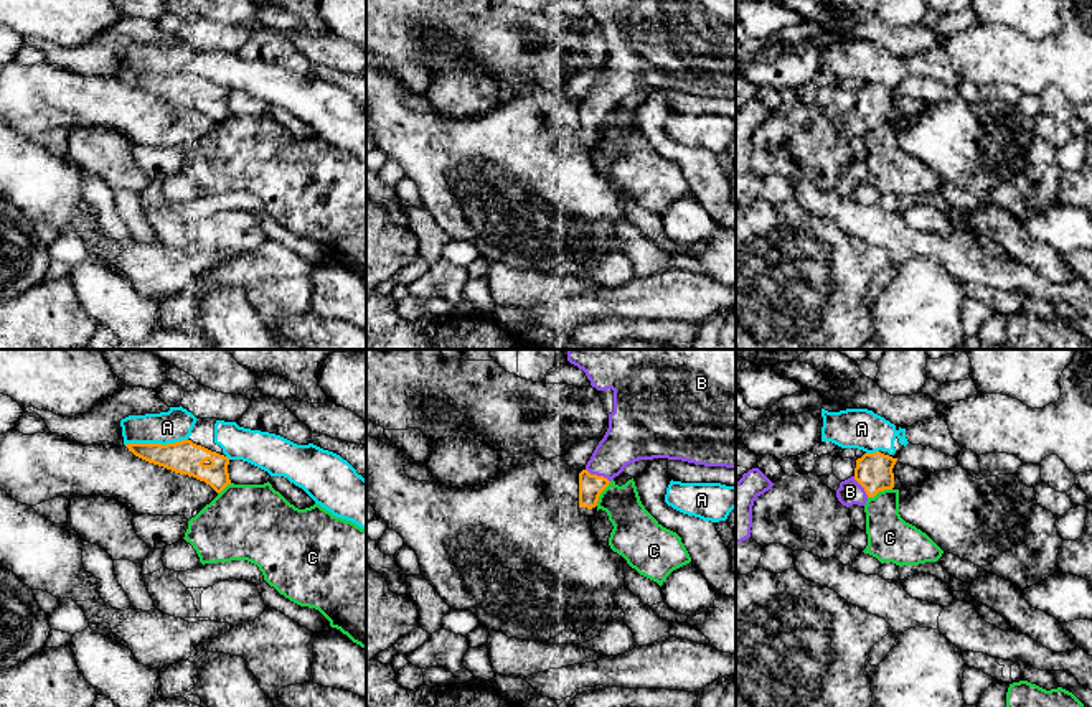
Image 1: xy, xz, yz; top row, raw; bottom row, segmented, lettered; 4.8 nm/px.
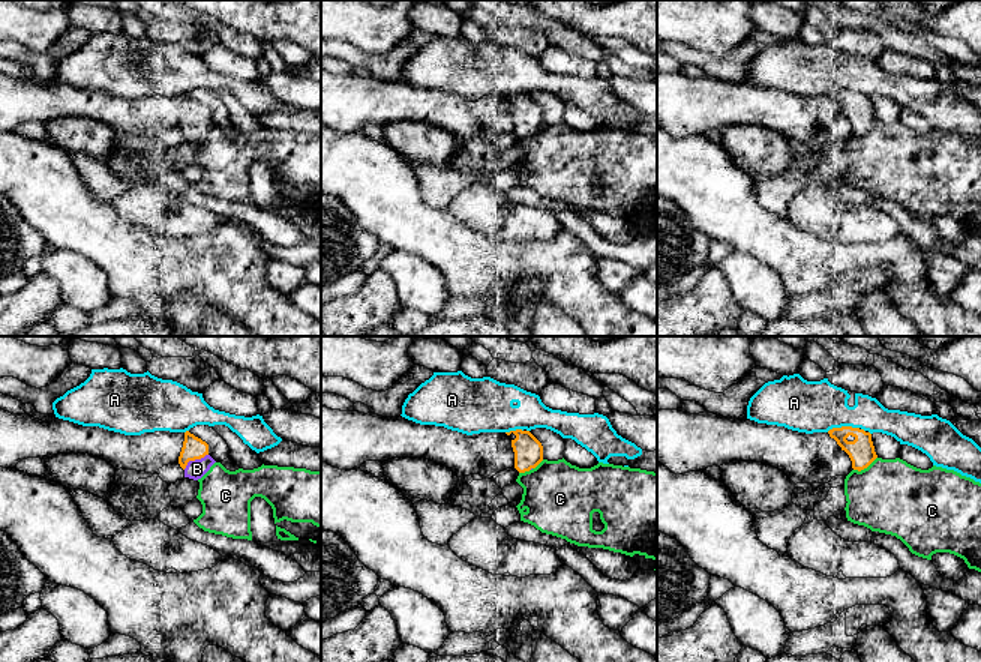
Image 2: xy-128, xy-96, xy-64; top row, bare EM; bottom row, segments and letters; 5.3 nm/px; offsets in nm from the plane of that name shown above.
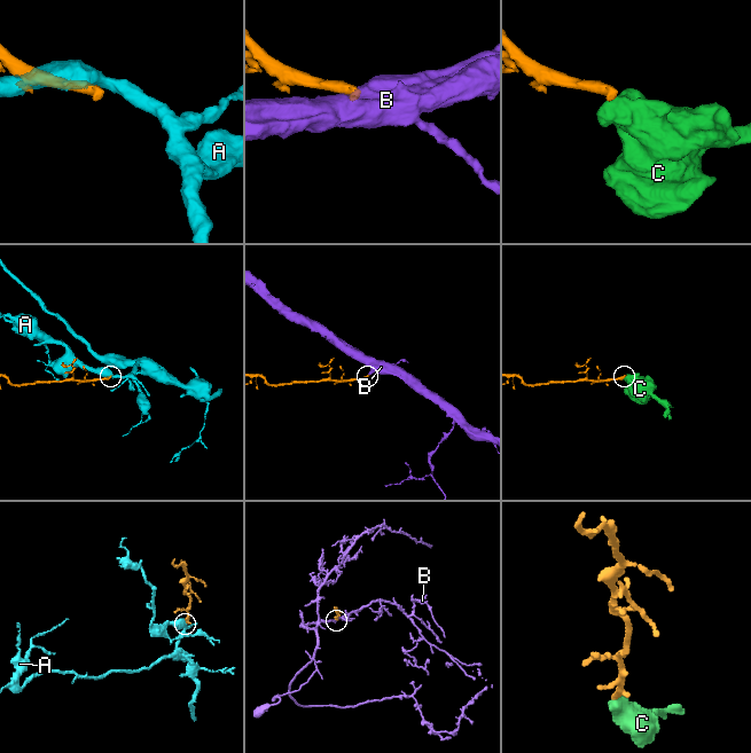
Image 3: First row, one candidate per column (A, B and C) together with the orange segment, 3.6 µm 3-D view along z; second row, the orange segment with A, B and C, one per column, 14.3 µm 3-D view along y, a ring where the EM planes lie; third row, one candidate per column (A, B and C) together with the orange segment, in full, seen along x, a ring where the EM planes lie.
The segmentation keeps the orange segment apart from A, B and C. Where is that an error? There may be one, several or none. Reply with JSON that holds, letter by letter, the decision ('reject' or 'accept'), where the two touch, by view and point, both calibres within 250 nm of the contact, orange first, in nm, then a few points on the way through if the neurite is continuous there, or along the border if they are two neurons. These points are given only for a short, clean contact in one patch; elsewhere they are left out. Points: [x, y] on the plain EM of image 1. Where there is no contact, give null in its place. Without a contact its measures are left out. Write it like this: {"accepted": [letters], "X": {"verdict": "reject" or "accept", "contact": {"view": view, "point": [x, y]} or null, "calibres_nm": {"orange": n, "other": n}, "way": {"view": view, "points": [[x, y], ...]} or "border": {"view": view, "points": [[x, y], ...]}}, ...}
{"accepted": ["B"], "A": {"verdict": "reject", "contact": {"view": "xy", "point": [155, 74]}, "calibres_nm": {"orange": 160, "other": 160}}, "B": {"verdict": "accept", "contact": {"view": "xz", "point": [596, 106]}, "calibres_nm": {"orange": 120, "other": 240}, "way": {"view": "xz", "points": [[591, 117], [596, 106], [630, 68]]}}, "C": {"verdict": "reject", "contact": {"view": "xz", "point": [601, 122]}, "calibres_nm": {"orange": 120, "other": 220}}}

